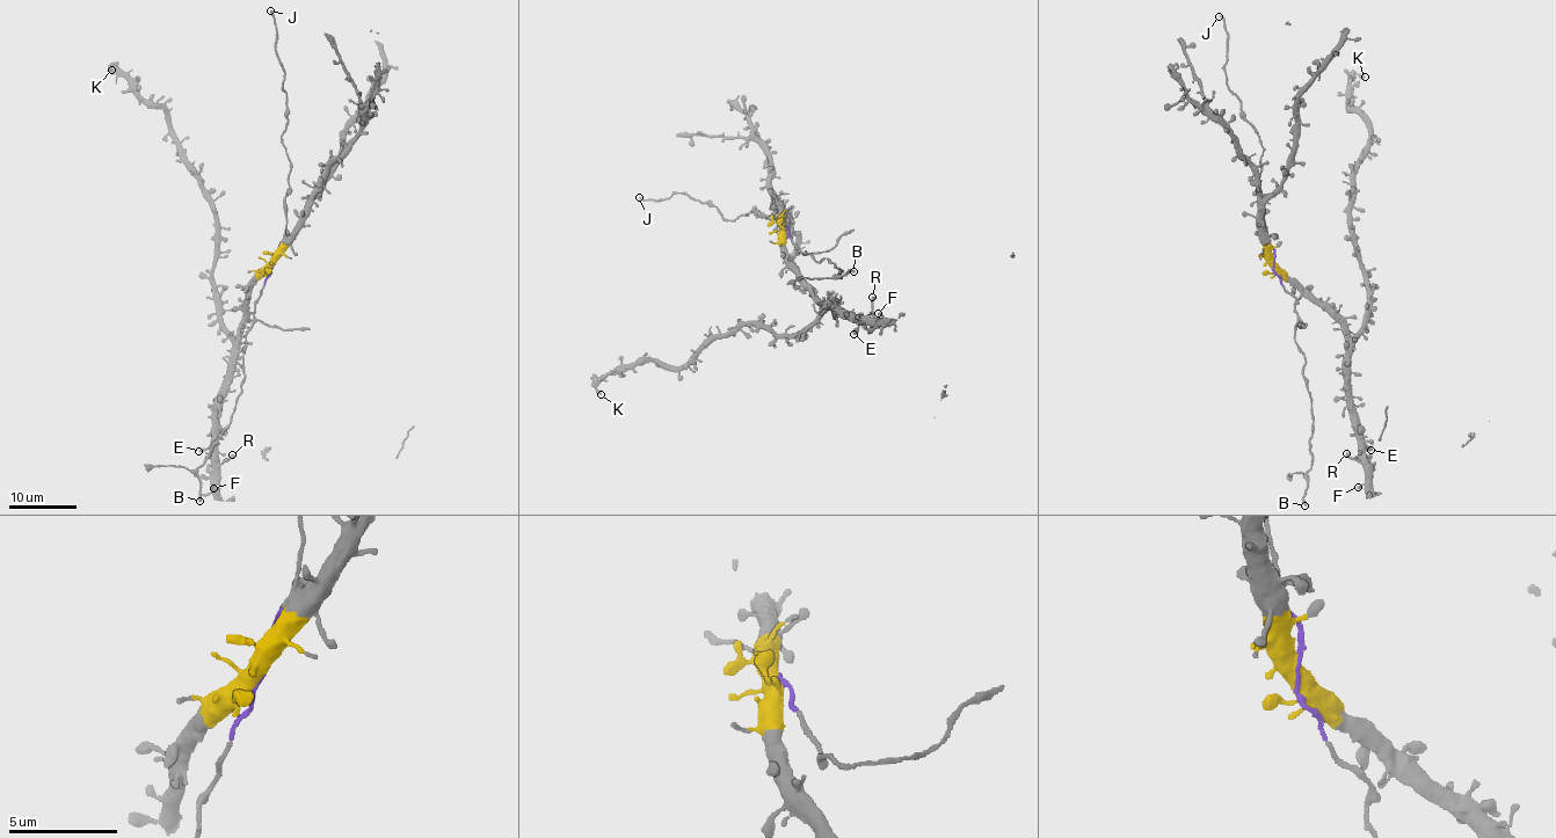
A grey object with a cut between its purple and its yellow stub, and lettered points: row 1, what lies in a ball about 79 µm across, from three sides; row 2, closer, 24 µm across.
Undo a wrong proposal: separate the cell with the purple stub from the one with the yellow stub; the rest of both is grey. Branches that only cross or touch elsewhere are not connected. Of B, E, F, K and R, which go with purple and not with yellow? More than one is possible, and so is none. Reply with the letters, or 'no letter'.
B

